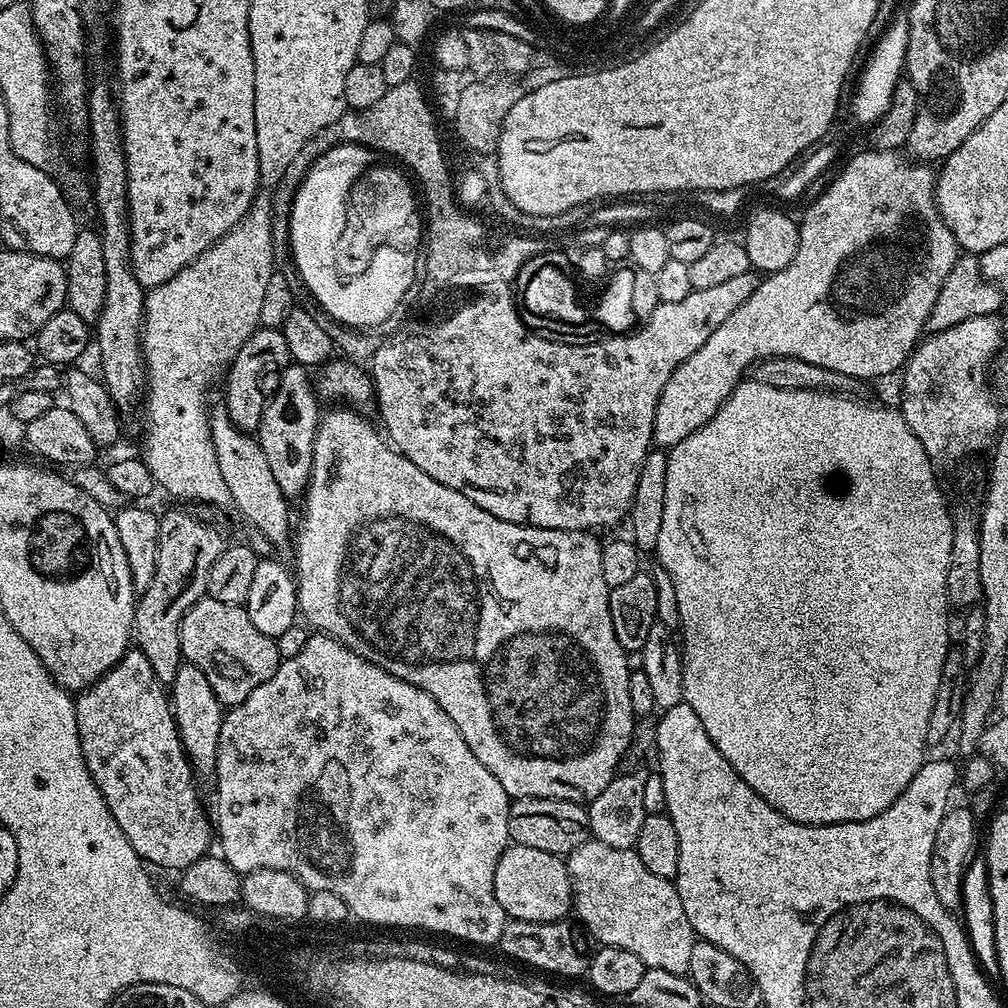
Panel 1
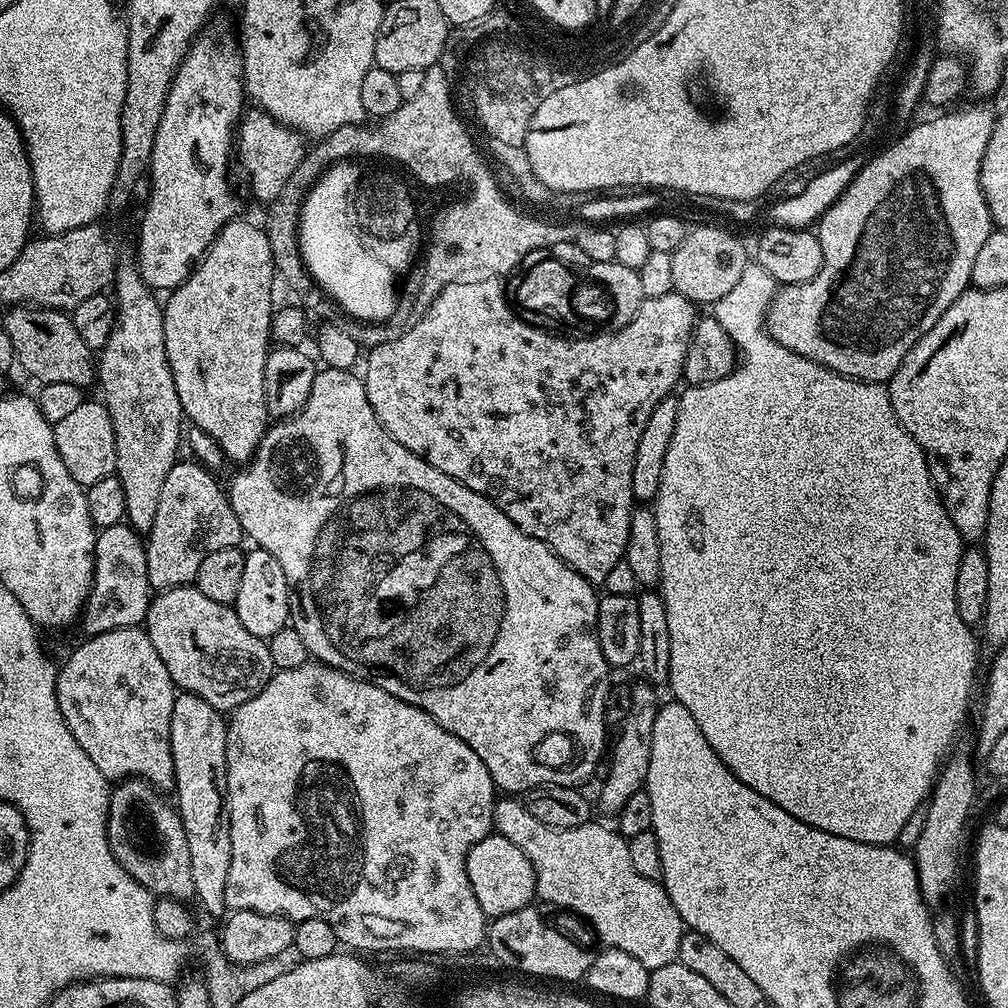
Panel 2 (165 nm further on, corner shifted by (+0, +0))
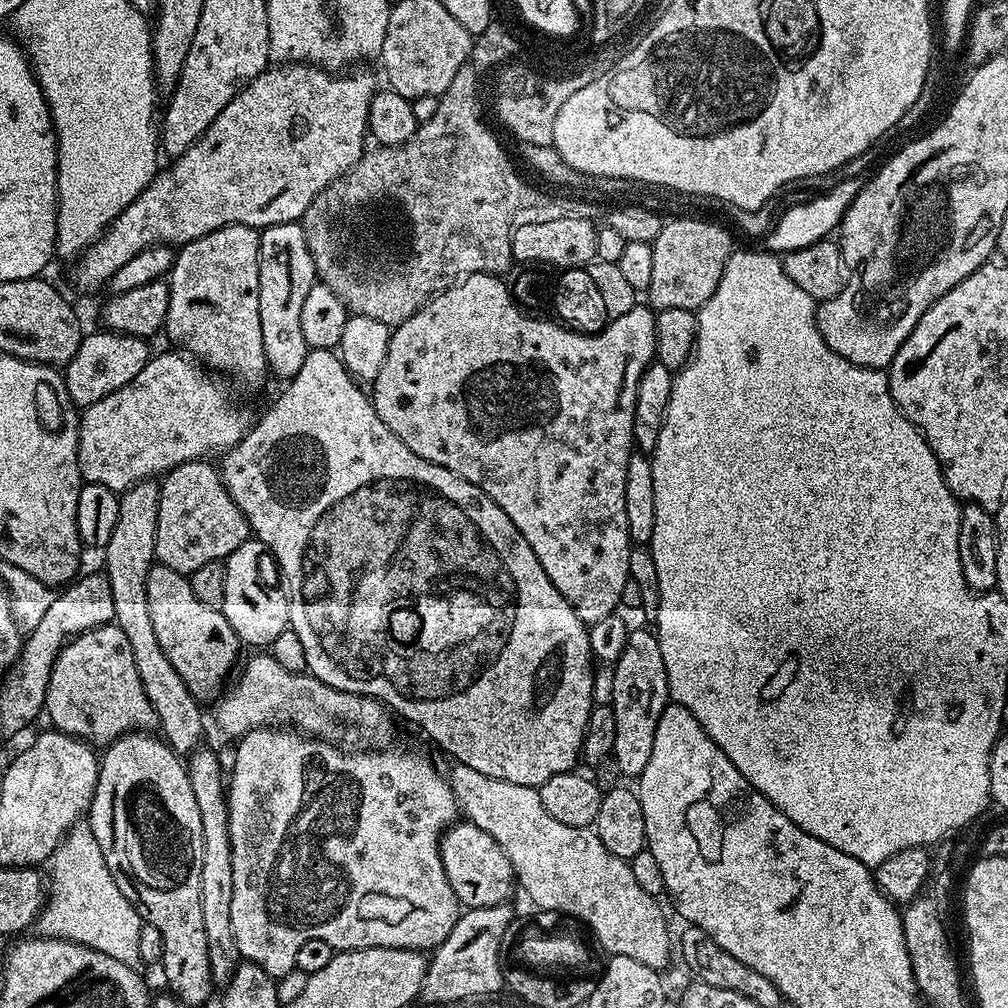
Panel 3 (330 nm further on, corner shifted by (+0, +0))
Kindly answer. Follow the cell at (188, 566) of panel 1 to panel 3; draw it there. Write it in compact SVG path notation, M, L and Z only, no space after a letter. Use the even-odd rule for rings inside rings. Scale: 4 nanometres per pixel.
M207 459L191 460L174 466L165 472L159 481L160 501L158 502L158 538L156 539L156 560L165 564L170 570L181 572L183 576L191 577L198 566L206 566L206 562L225 561L229 554L238 550L242 542L250 538L248 520L238 510L234 498L230 498L228 487L220 477L219 467Z

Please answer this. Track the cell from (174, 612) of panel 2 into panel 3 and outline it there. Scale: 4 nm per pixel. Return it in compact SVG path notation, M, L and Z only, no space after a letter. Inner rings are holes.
M153 563L150 574L146 578L146 602L150 602L150 619L154 625L154 634L158 637L158 646L162 646L162 654L170 658L170 666L178 670L178 678L186 682L190 694L201 702L215 701L221 695L225 687L224 679L233 675L232 667L240 656L242 645L240 639L234 634L230 622L224 617L223 611L212 606L205 606L198 602L192 589L191 579L183 576L181 572L175 572L165 564Z

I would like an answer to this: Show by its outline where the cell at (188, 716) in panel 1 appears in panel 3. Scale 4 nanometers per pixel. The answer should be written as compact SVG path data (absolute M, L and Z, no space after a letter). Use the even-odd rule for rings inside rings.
M207 746L201 747L187 761L188 777L197 799L202 817L203 862L202 862L202 922L205 923L207 954L210 956L212 981L217 987L225 987L241 961L237 950L234 930L231 929L230 907L234 892L232 847L229 838L229 810L224 769L219 755Z

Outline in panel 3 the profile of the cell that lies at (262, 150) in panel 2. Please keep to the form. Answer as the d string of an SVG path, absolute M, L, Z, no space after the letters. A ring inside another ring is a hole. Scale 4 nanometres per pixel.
M280 62L275 66L269 66L262 74L258 74L258 78L254 78L254 82L247 84L228 103L226 110L222 110L222 114L218 114L218 118L214 118L214 122L208 127L206 134L202 134L202 138L198 138L198 142L194 142L194 146L190 146L190 150L186 150L182 155L175 157L169 163L172 164L169 168L161 167L157 171L156 177L146 186L146 190L142 190L142 194L138 194L138 198L134 198L134 202L130 202L130 206L126 206L126 210L122 210L122 214L118 214L118 218L114 218L111 226L89 248L85 248L80 253L78 259L75 261L75 264L77 263L77 286L84 292L96 292L103 284L104 287L111 285L114 274L118 274L118 270L122 270L122 266L126 266L126 262L130 262L130 258L142 254L148 248L157 246L183 246L194 242L198 238L202 238L206 234L210 234L214 230L225 228L231 224L241 224L242 226L250 226L257 230L263 230L269 228L272 224L297 223L303 218L310 206L310 202L314 202L314 198L318 198L318 194L322 194L322 190L326 190L326 186L330 186L330 182L334 182L338 177L344 176L349 170L356 167L356 164L366 151L364 136L366 140L366 137L369 135L368 107L374 98L374 94L378 91L378 84L376 84L375 78L364 68L367 67L360 66L355 70L349 71L347 74L337 74L332 70L317 68L314 64Z

